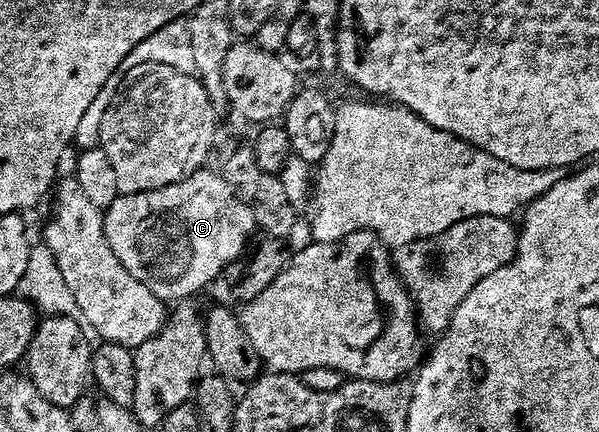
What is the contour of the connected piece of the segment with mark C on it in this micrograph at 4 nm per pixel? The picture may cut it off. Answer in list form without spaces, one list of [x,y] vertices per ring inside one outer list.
[[[201,170],[182,182],[134,194],[121,194],[103,213],[110,250],[131,276],[165,302],[184,302],[200,292],[248,247],[257,231],[252,208],[216,170]]]

